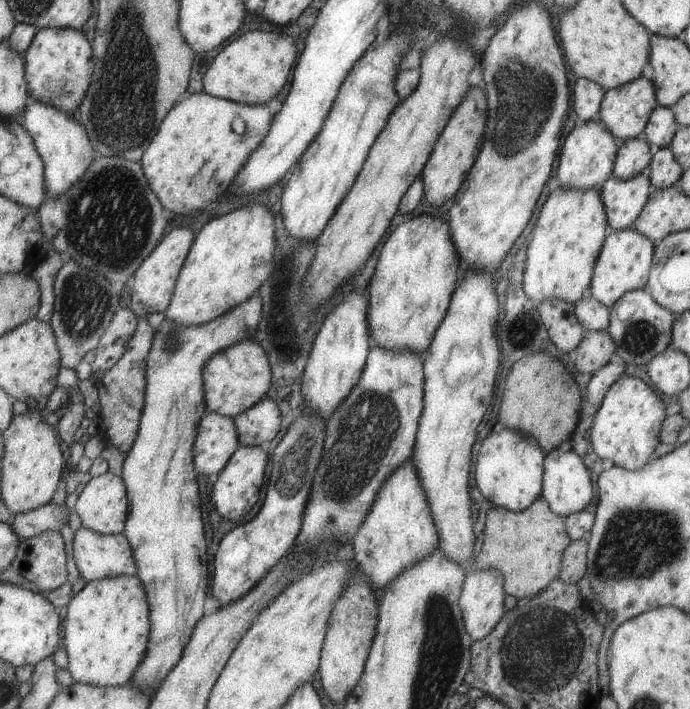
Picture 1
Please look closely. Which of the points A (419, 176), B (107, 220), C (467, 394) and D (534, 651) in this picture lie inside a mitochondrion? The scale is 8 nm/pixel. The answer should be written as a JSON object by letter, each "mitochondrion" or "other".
{"A":"other","B":"mitochondrion","C":"other","D":"mitochondrion"}

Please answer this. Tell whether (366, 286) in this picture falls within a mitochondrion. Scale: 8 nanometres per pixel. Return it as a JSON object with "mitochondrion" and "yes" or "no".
{"mitochondrion":"no"}

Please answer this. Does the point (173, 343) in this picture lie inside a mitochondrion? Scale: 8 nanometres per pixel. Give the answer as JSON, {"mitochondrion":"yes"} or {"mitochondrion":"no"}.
{"mitochondrion":"yes"}

